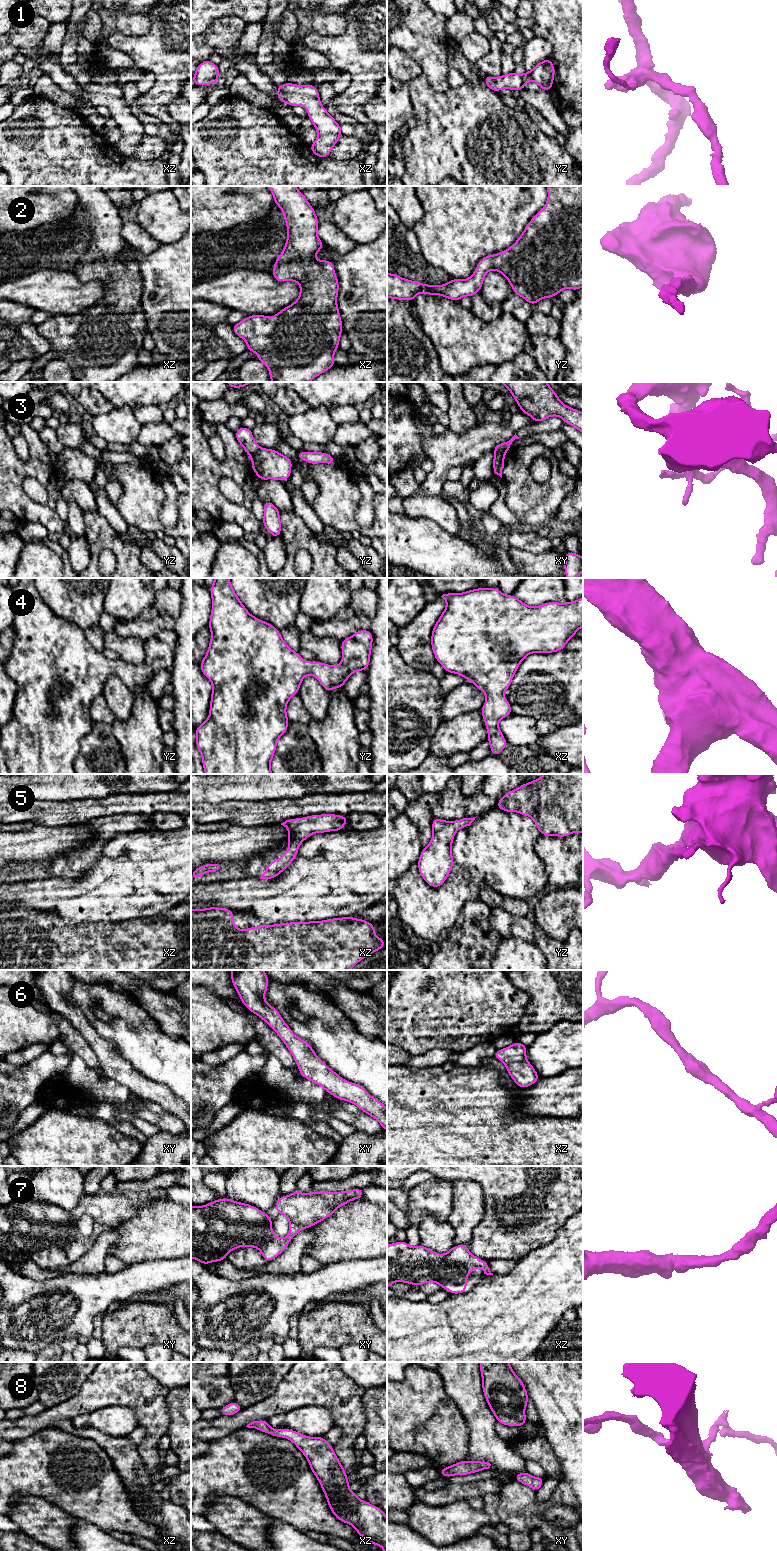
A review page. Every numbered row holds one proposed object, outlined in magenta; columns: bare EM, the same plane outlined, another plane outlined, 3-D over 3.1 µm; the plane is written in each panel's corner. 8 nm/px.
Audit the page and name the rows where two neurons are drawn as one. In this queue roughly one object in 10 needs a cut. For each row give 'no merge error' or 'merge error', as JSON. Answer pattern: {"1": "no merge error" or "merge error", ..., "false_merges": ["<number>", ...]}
{"1": "no merge error", "2": "no merge error", "3": "merge error", "4": "no merge error", "5": "no merge error", "6": "no merge error", "7": "no merge error", "8": "no merge error", "false_merges": ["3"]}

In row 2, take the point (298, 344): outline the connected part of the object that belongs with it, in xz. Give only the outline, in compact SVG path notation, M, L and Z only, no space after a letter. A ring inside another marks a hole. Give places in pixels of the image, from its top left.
M268 186L268 189L274 197L274 204L282 210L287 227L285 247L277 257L271 273L278 282L298 282L300 294L293 304L276 313L271 320L268 315L249 315L239 323L232 325L232 330L246 341L247 351L258 354L257 360L267 366L271 382L310 382L336 366L333 356L339 349L339 340L343 330L337 305L339 282L332 261L315 259L316 253L325 244L317 236L319 219L315 215L315 209L304 194L296 186Z

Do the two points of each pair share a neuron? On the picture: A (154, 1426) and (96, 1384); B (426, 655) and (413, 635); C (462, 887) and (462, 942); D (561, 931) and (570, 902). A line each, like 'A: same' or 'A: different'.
A: same
B: same
C: different
D: same

